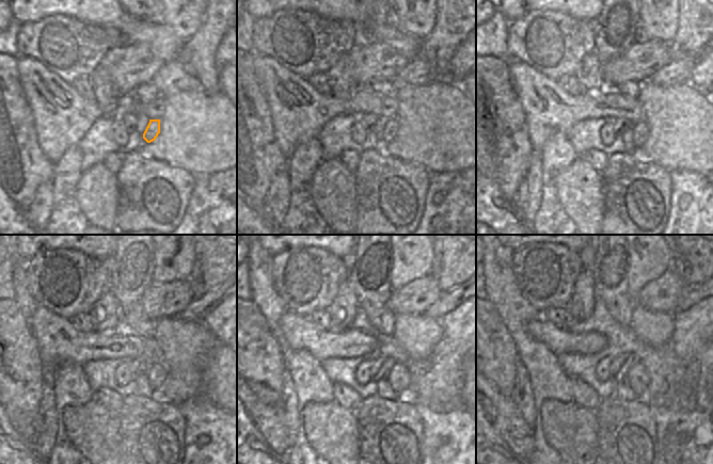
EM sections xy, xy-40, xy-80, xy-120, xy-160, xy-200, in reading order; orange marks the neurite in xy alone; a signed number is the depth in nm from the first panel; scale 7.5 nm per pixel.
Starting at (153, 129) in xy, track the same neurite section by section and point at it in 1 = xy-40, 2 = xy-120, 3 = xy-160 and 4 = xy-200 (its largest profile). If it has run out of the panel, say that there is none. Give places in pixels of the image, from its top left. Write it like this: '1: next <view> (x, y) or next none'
1: next xy-40 (390, 131)
2: next xy-120 (158, 372)
3: next xy-160 (398, 377)
4: next xy-200 (637, 377)

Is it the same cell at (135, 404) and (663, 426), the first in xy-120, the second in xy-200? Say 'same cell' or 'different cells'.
different cells

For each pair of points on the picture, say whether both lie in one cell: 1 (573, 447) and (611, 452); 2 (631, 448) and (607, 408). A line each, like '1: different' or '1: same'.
1: different
2: same

